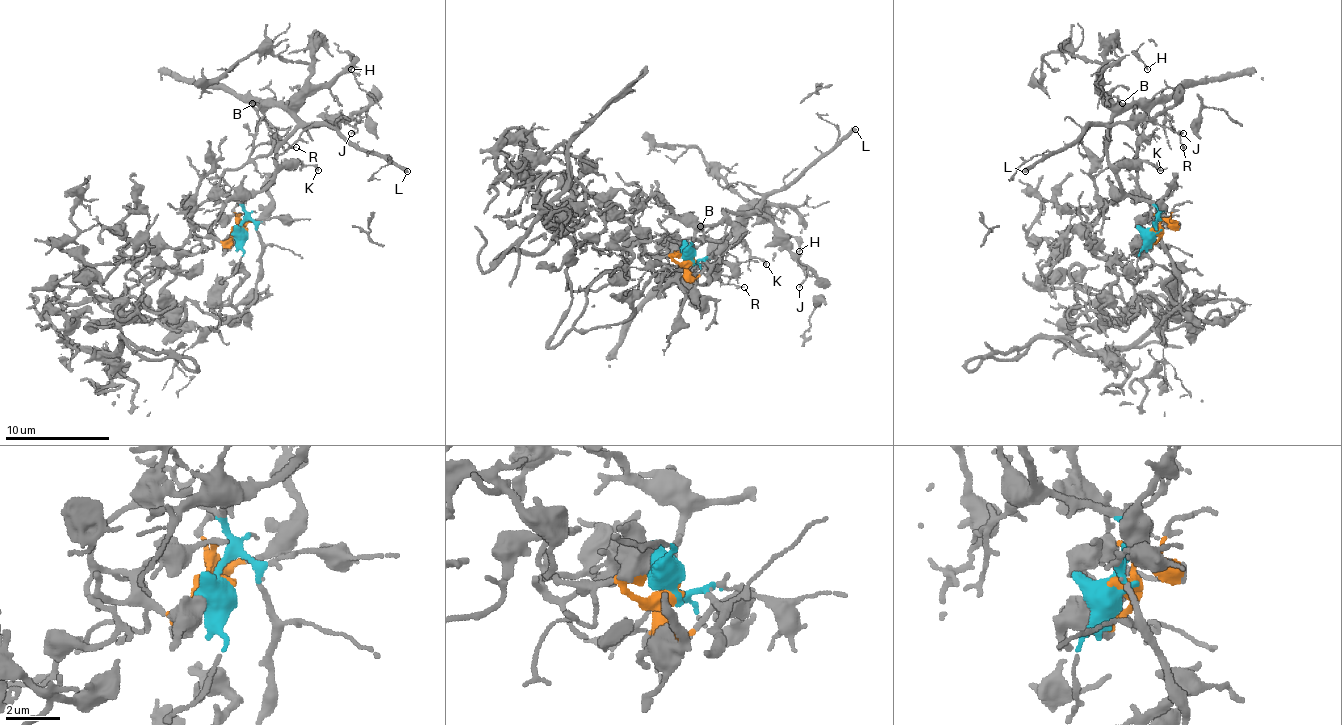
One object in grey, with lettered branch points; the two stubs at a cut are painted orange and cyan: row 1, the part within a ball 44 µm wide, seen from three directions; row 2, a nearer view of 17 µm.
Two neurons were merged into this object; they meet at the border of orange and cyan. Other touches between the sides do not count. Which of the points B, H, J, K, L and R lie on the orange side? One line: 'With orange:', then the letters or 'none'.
With orange: none

